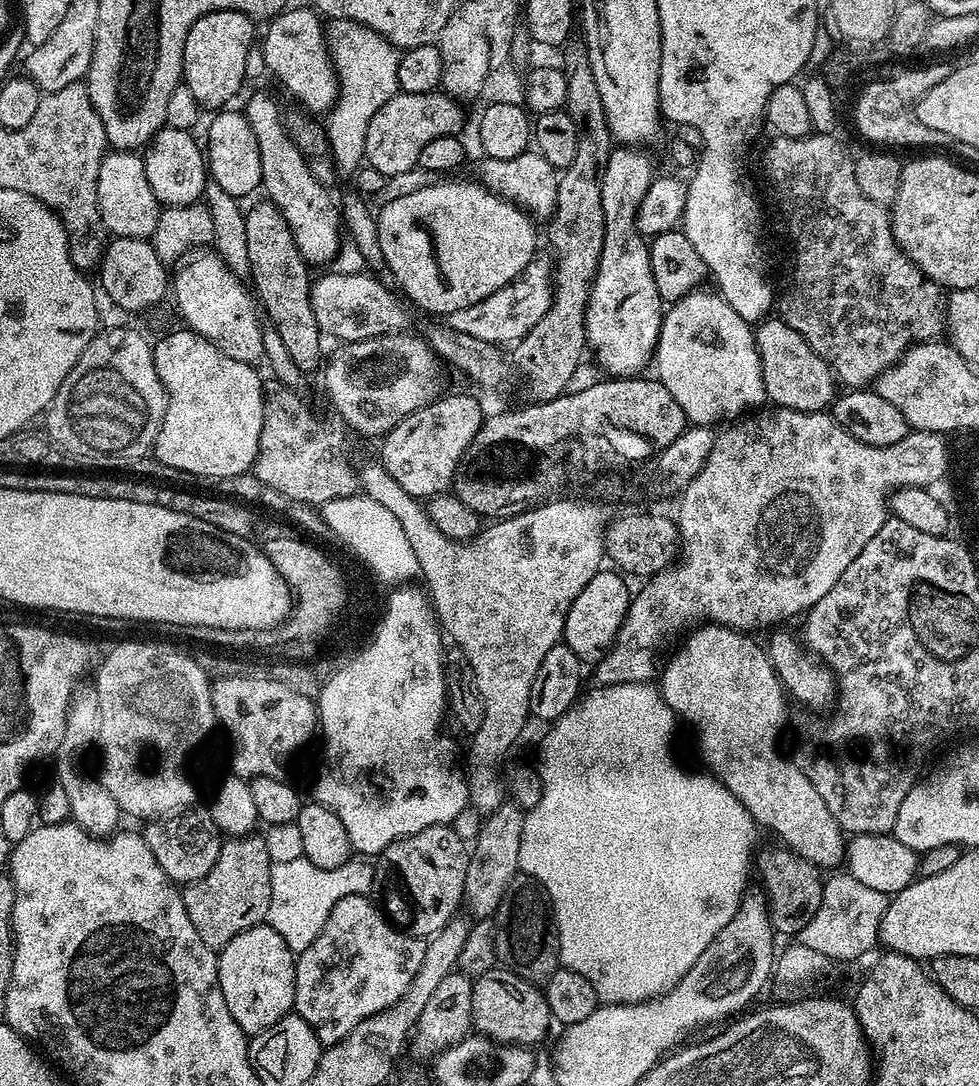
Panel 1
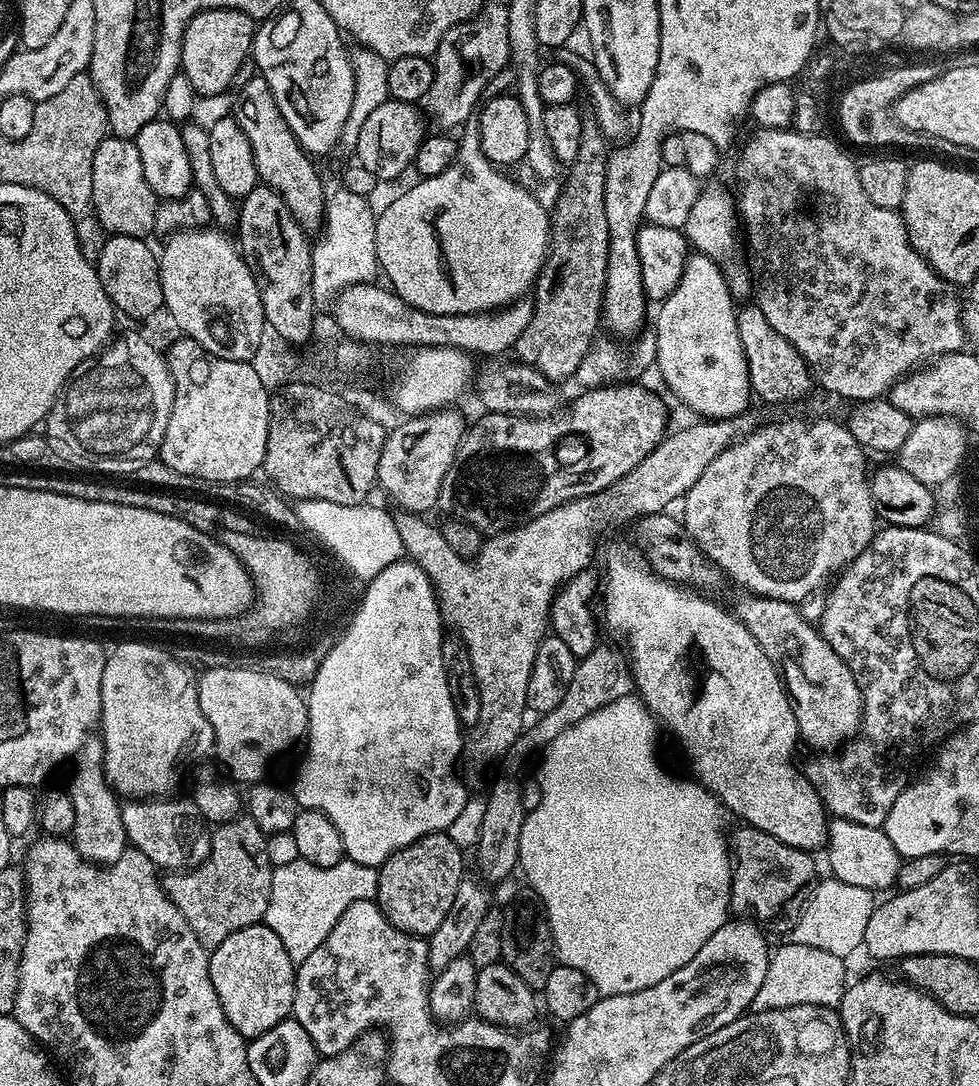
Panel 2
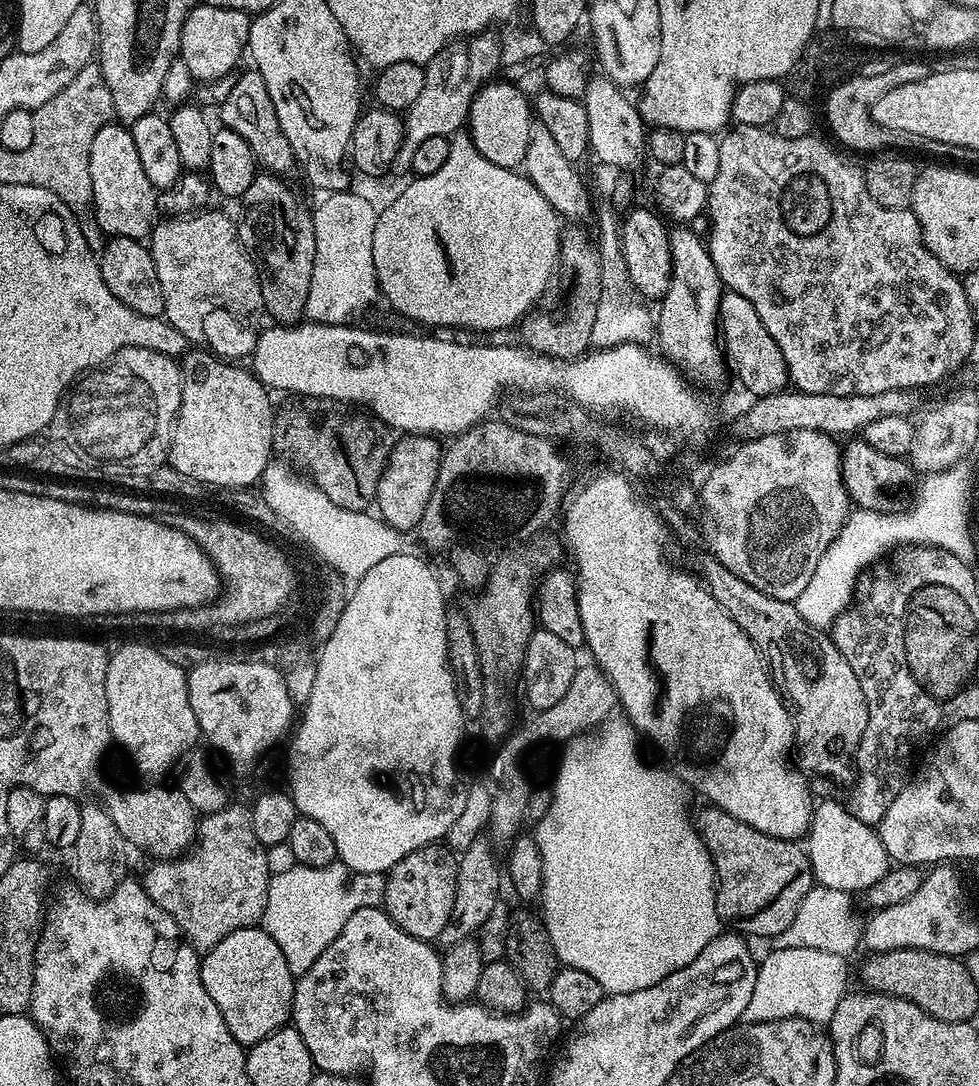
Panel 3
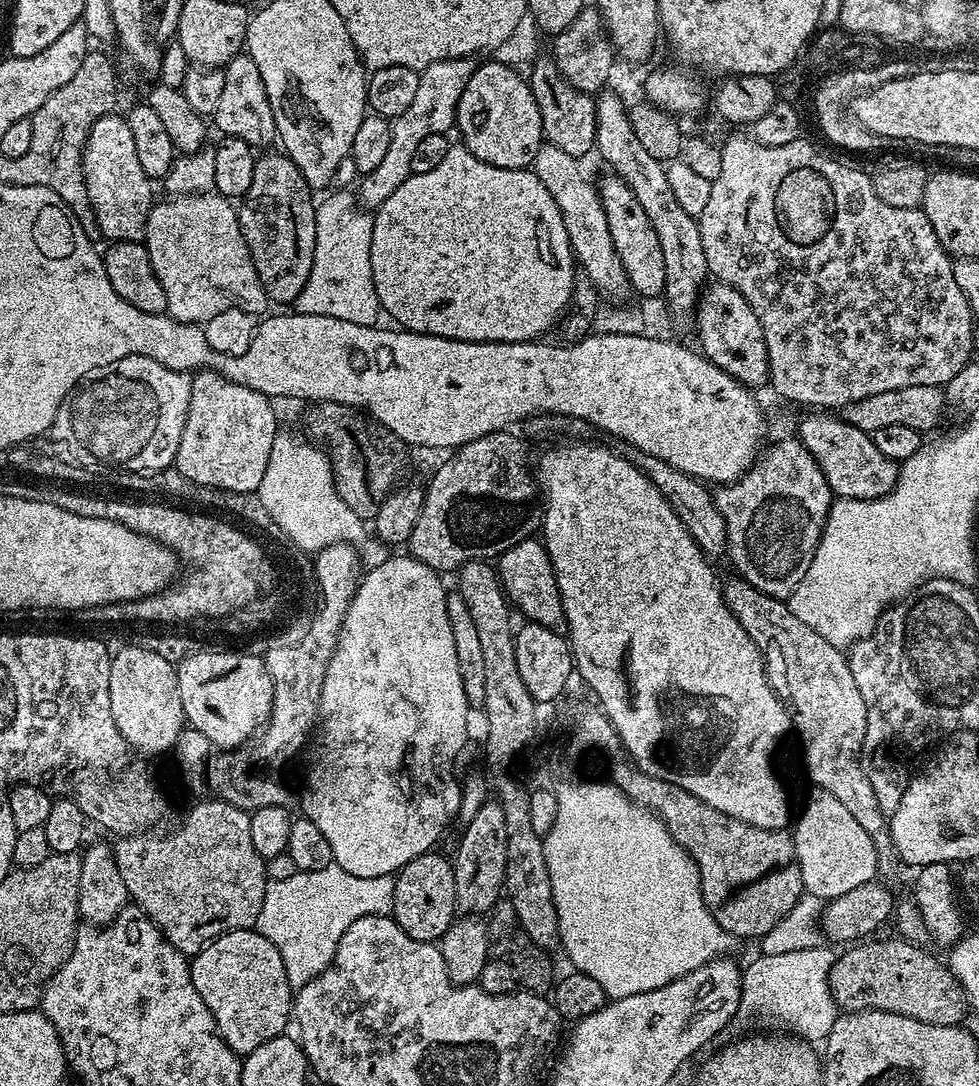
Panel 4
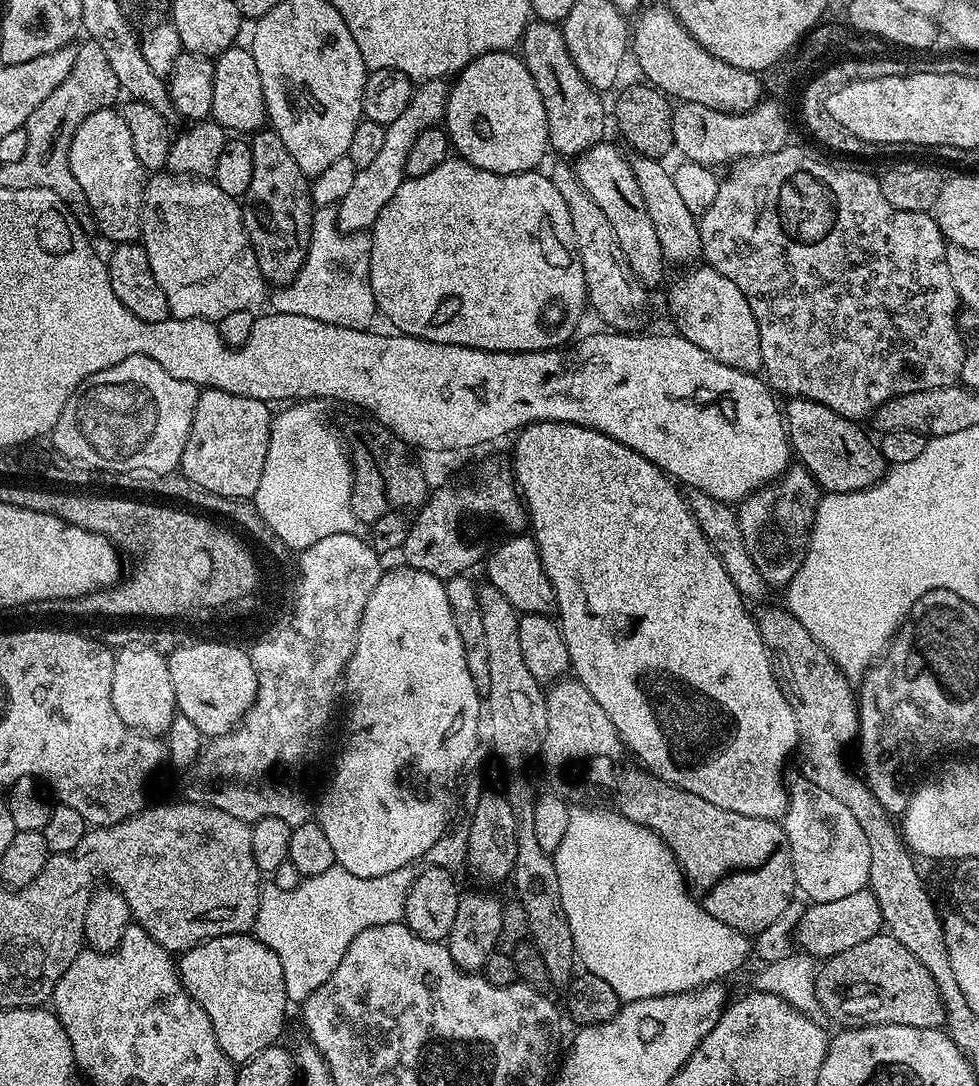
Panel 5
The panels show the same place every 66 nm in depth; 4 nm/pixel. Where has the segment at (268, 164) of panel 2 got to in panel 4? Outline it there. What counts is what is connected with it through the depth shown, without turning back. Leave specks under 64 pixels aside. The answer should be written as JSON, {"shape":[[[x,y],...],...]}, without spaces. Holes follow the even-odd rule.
{"shape":[[[241,54],[224,65],[224,85],[222,95],[218,98],[218,110],[214,121],[221,128],[224,136],[242,138],[242,142],[252,145],[253,149],[264,150],[277,143],[274,113],[270,108],[270,100],[263,85],[262,75],[258,72],[251,57]]]}

